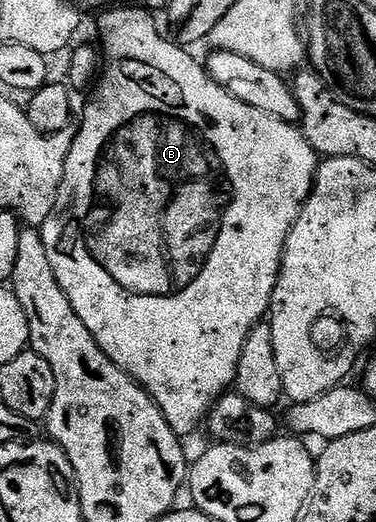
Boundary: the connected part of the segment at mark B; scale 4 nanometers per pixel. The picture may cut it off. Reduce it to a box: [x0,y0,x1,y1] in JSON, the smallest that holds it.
[39,20,319,438]

